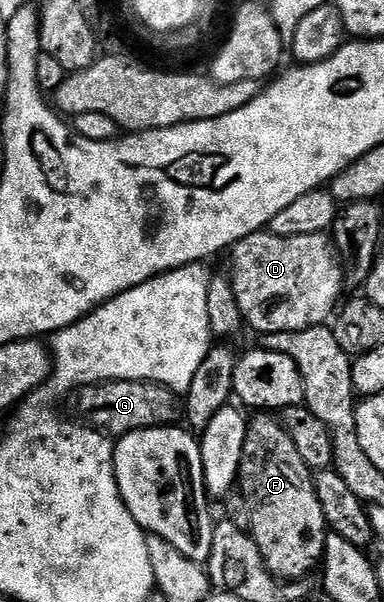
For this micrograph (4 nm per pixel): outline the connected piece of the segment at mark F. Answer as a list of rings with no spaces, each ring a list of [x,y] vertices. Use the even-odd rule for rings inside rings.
[[[258,414],[246,426],[244,450],[238,467],[237,487],[242,487],[250,511],[248,531],[273,576],[302,582],[322,563],[328,529],[324,506],[316,494],[315,473],[300,456],[292,436],[274,414]]]

